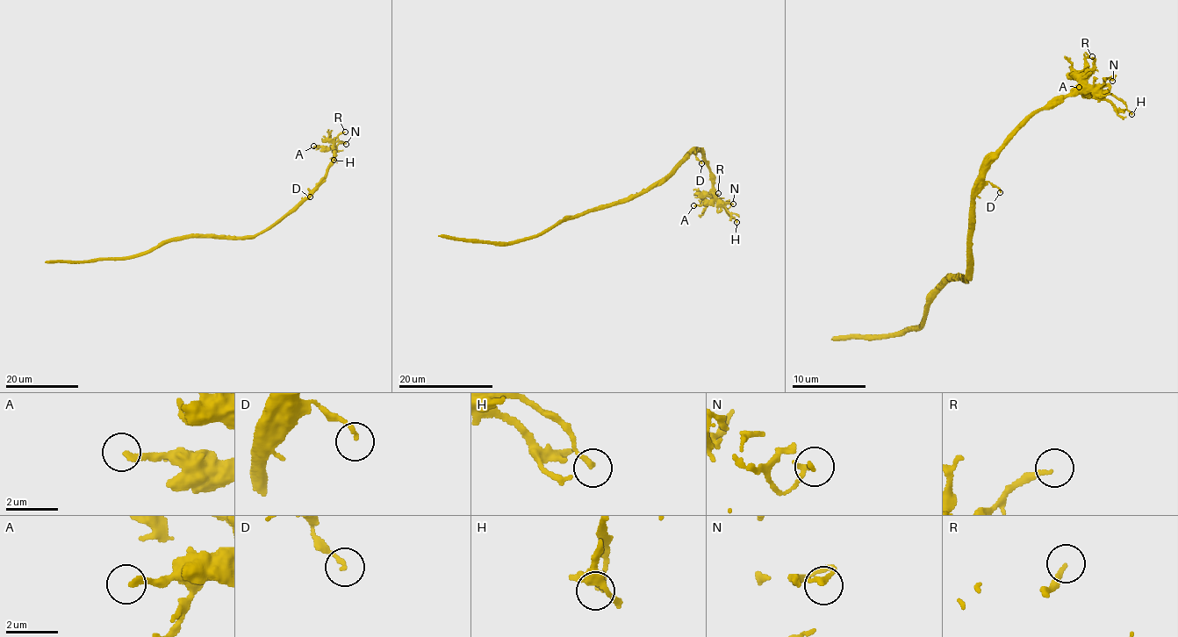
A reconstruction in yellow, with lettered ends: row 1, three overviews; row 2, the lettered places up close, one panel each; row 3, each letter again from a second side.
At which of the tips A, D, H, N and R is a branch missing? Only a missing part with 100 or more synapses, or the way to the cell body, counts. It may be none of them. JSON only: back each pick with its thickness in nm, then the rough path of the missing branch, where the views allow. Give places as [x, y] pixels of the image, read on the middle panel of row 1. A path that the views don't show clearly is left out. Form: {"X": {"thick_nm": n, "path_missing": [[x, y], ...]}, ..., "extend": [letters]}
{"extend": []}

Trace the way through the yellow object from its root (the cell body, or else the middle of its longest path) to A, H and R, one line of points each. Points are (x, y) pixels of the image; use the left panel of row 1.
A: (227, 237), (251, 237), (269, 229), (315, 188), (323, 177), (334, 155), (331, 147), (313, 146)
H: (227, 237), (251, 237), (273, 226), (323, 177), (334, 155), (332, 148), (335, 155), (334, 160)
R: (227, 237), (258, 234), (274, 225), (304, 199), (323, 177), (334, 155), (335, 139), (345, 132)

